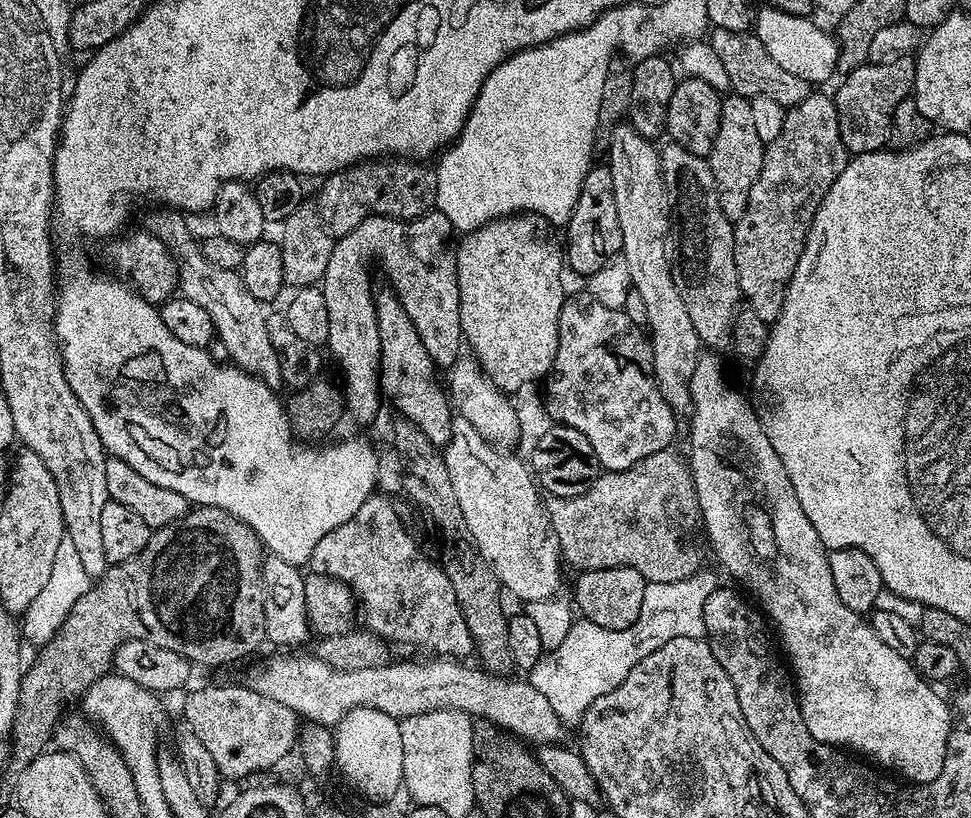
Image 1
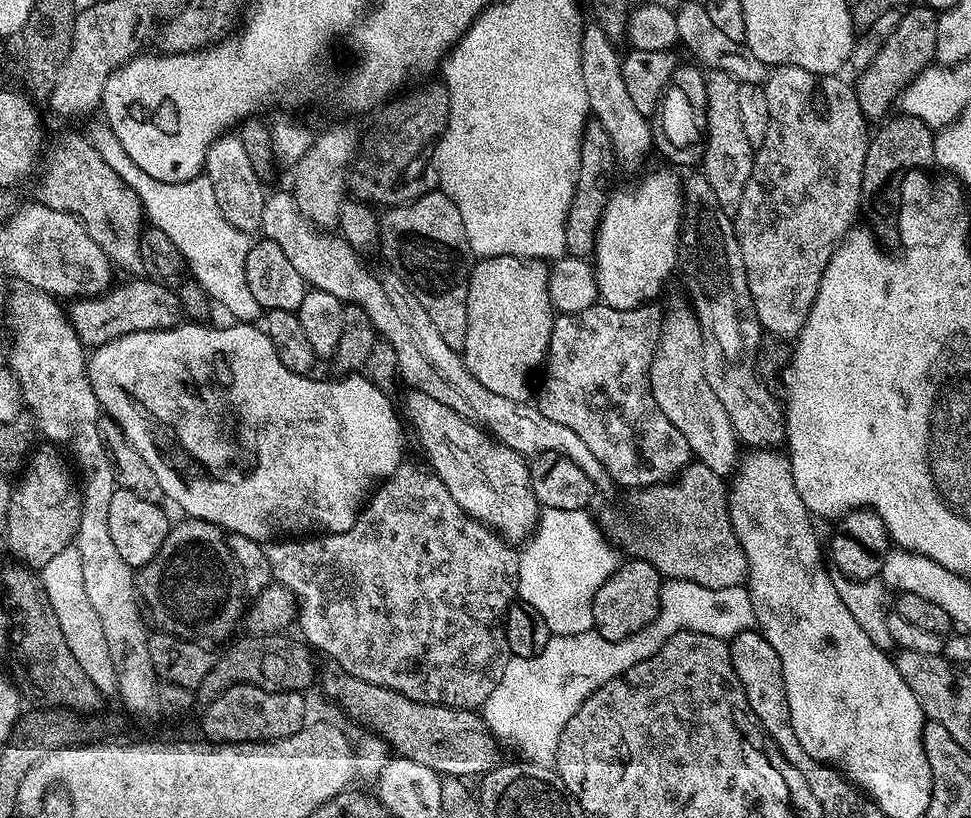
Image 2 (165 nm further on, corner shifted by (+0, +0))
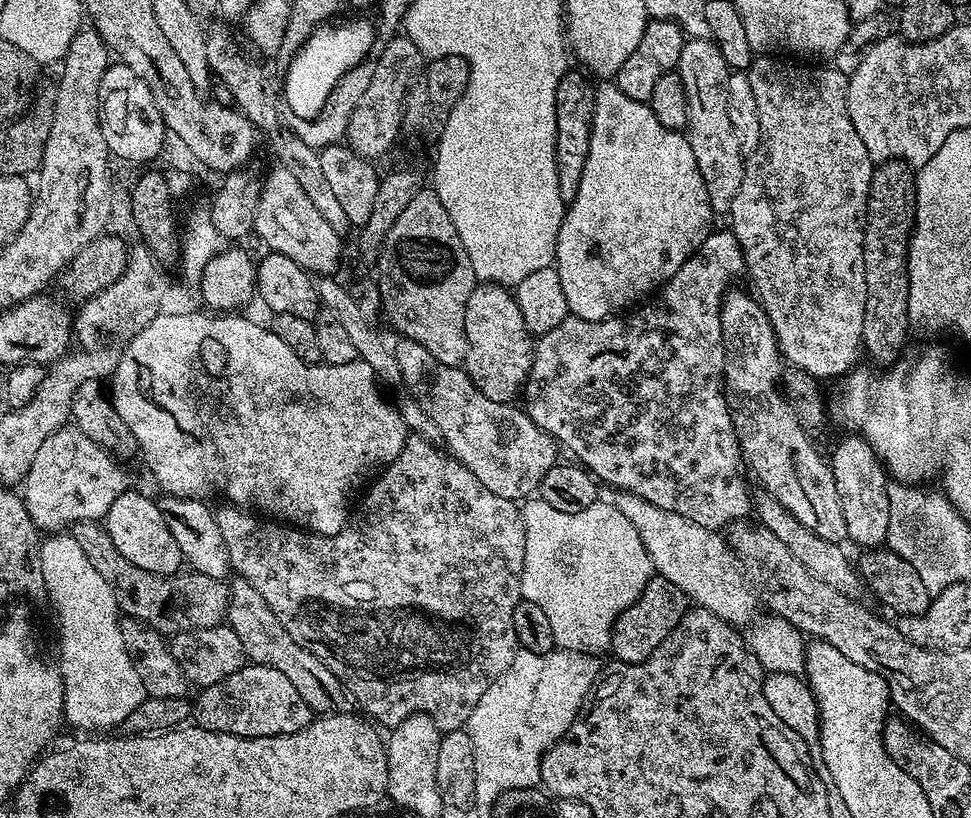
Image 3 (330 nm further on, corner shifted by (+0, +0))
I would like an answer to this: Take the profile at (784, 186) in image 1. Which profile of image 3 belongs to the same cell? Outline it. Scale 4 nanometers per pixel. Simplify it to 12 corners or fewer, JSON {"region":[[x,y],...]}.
{"region":[[760,54],[730,230],[781,357],[862,354],[848,77]]}

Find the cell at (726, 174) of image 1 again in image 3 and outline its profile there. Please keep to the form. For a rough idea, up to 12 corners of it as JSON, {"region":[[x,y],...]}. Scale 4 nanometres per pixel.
{"region":[[688,38],[675,71],[713,213],[731,213],[746,154],[726,111],[728,63]]}

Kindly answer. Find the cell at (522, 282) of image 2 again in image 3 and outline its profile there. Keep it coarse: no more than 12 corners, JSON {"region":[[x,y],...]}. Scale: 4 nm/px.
{"region":[[505,285],[466,302],[463,367],[490,402],[513,403],[534,336]]}

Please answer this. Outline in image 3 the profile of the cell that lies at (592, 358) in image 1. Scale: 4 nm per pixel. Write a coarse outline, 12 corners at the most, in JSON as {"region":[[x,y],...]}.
{"region":[[731,230],[535,341],[524,411],[698,526],[754,500],[724,397]]}

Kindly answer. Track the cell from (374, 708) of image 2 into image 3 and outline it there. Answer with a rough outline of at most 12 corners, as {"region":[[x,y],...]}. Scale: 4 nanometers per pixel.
{"region":[[250,582],[226,623],[253,664],[280,671],[312,713],[343,713],[339,678],[290,638]]}

